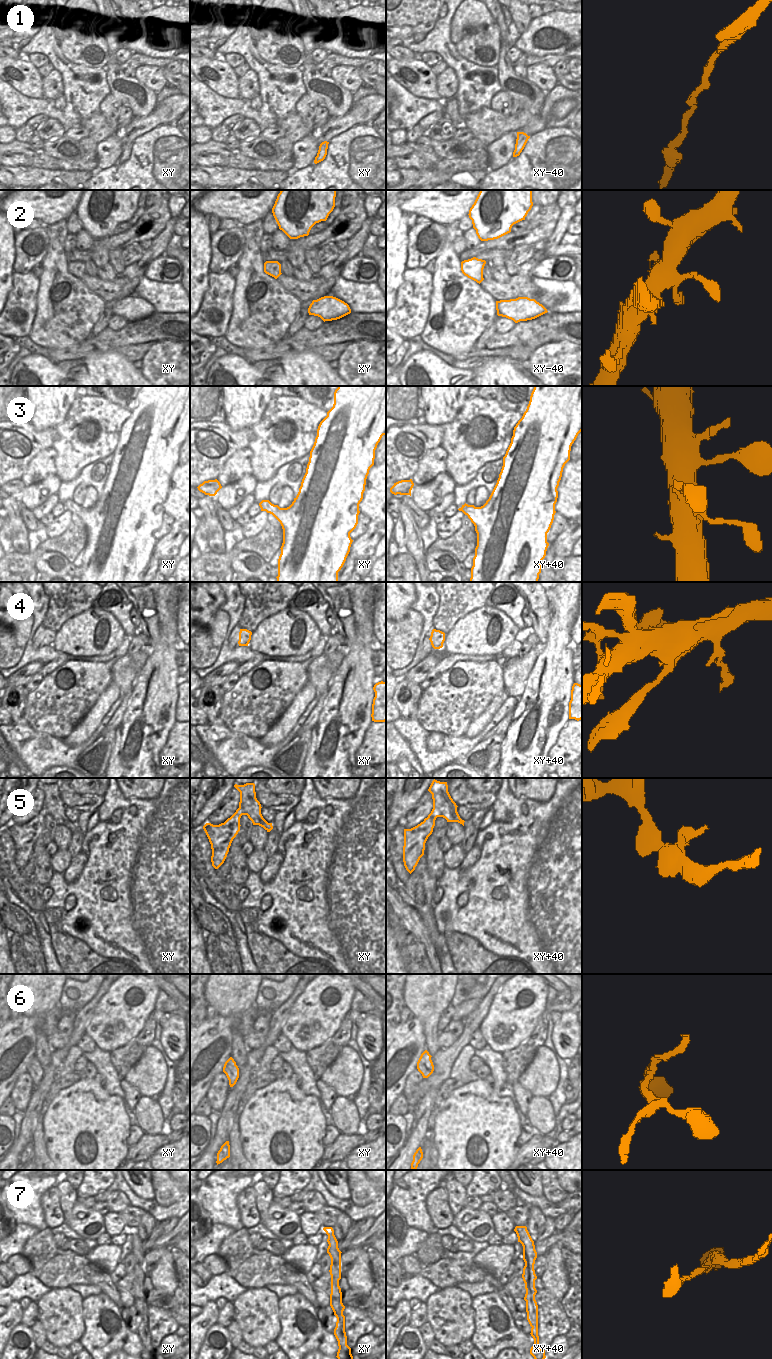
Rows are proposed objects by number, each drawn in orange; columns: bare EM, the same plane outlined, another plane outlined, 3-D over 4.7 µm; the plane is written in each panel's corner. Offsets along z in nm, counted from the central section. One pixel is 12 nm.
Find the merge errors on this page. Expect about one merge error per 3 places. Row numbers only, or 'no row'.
6, 7

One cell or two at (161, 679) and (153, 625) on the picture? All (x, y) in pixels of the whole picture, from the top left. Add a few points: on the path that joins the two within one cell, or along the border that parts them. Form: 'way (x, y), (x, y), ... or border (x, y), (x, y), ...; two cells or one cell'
border (162, 635), (154, 647); two cells

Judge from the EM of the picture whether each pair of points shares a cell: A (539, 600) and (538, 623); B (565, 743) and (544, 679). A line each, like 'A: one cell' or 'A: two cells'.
A: one cell
B: two cells

